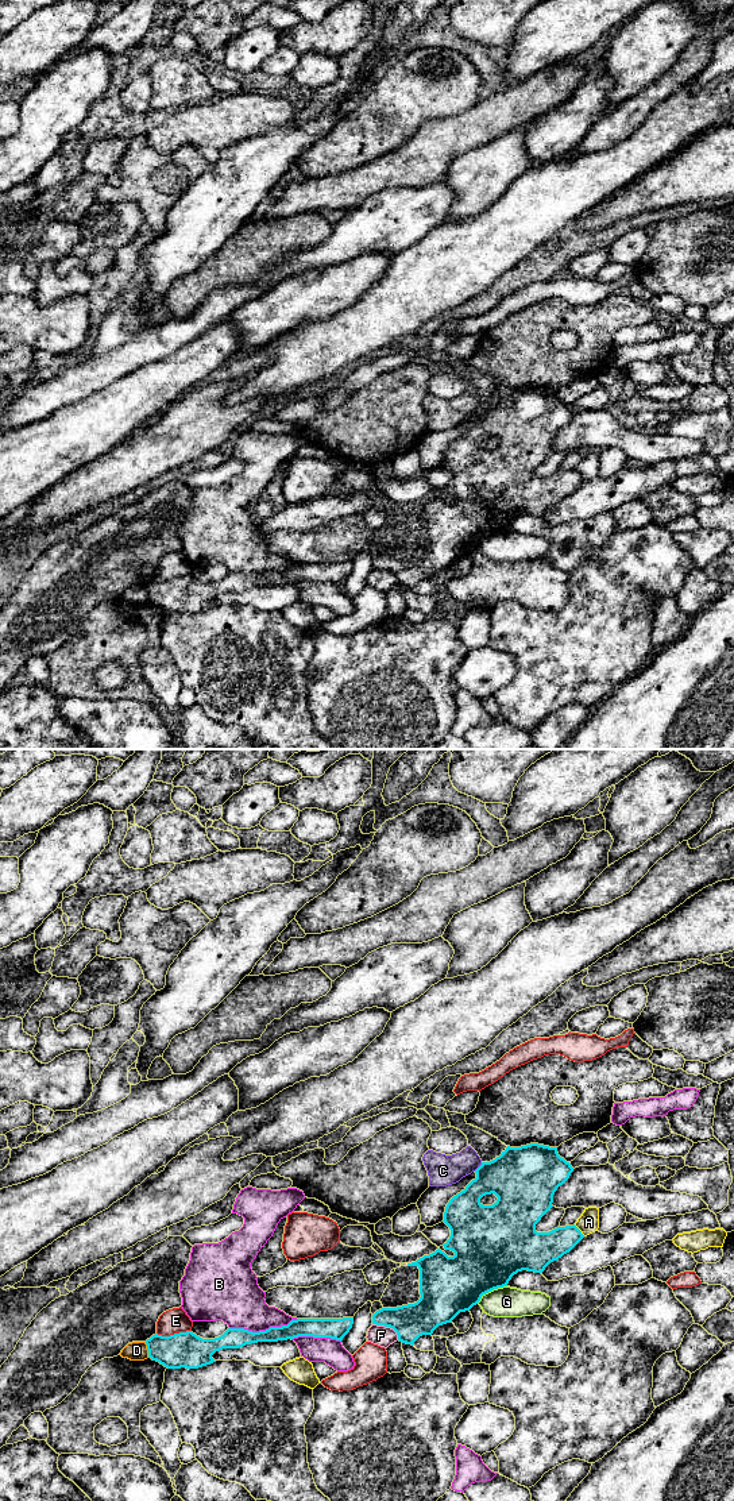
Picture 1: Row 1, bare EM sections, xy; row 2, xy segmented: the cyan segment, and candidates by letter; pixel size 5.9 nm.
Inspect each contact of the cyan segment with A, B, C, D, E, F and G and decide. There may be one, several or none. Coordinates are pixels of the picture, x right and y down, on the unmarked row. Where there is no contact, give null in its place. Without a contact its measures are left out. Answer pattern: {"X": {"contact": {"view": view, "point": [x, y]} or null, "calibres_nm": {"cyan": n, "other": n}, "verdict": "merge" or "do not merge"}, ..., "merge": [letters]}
{"A": {"contact": {"view": "xy", "point": [579, 474]}, "calibres_nm": {"cyan": 190, "other": 120}, "verdict": "do not merge"}, "B": {"contact": {"view": "xy", "point": [263, 575]}, "calibres_nm": {"cyan": 130, "other": 300}, "verdict": "do not merge"}, "C": {"contact": {"view": "xy", "point": [479, 411]}, "calibres_nm": {"cyan": 360, "other": 180}, "verdict": "do not merge"}, "D": {"contact": {"view": "xy", "point": [149, 594]}, "calibres_nm": {"cyan": 200, "other": 110}, "verdict": "do not merge"}, "E": {"contact": {"view": "xy", "point": [174, 578]}, "calibres_nm": {"cyan": 200, "other": 150}, "verdict": "do not merge"}, "F": {"contact": {"view": "xy", "point": [387, 570]}, "calibres_nm": {"cyan": 200, "other": 120}, "verdict": "do not merge"}, "G": {"contact": {"view": "xy", "point": [490, 535]}, "calibres_nm": {"cyan": 420, "other": 180}, "verdict": "do not merge"}, "merge": []}

